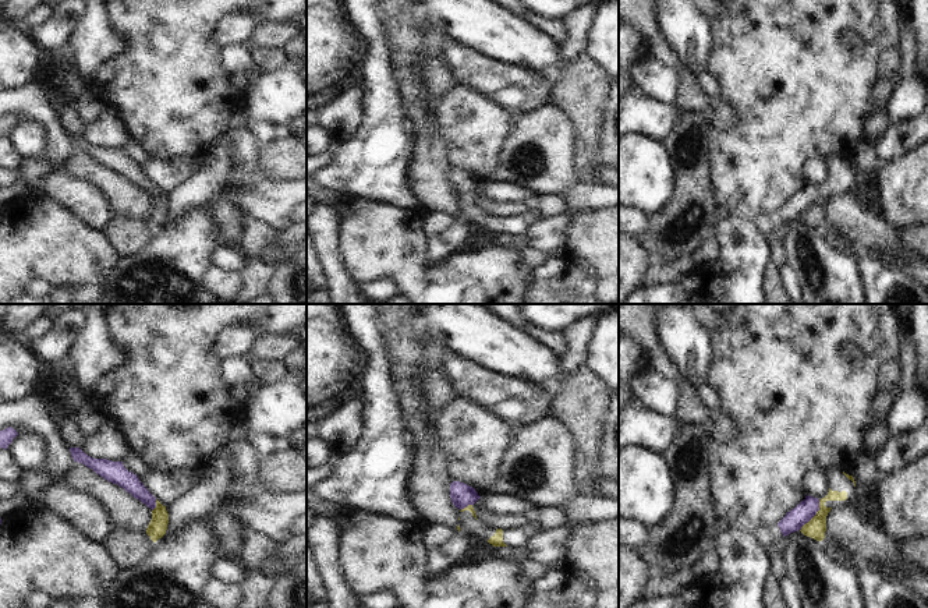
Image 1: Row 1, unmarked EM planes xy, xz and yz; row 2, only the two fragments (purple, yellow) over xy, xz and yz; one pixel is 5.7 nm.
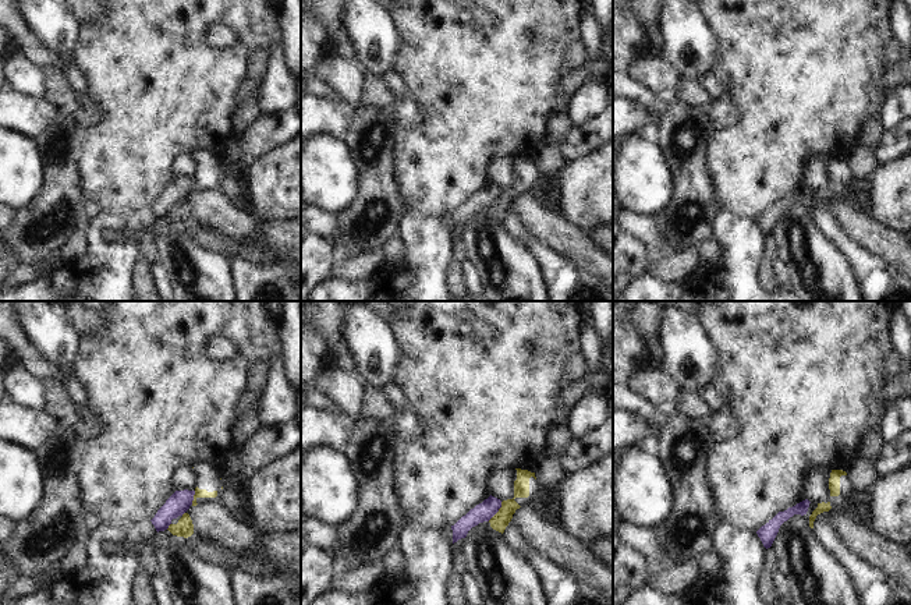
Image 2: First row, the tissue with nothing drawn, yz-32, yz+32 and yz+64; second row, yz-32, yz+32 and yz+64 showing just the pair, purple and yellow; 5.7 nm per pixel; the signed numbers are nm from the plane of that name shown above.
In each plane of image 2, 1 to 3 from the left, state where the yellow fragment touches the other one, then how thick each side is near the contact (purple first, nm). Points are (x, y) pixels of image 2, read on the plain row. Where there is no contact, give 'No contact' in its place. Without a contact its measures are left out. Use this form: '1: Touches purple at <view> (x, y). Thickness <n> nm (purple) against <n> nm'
1: Touches purple at yz-32 (192, 186). Thickness 120 nm (purple) against 50 nm
2: Touches purple at yz+32 (496, 200). Thickness 110 nm (purple) against 100 nm
3: No contact

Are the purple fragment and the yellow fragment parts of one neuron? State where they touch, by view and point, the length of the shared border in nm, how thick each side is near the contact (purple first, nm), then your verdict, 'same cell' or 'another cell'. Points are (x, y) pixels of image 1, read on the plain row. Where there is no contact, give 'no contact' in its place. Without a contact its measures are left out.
meets purple in yz at (814, 202); contact 220 nm long; 120 nm thick on the purple side, 120 nm on the other; another cell

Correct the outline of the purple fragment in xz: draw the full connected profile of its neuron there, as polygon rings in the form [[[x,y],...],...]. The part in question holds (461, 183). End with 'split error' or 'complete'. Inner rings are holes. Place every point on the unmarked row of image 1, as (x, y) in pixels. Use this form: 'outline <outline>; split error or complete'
outline [[[453,169],[450,172],[450,185],[453,192],[460,198],[468,192],[474,192],[478,187],[481,187],[475,176],[460,169]]]; complete

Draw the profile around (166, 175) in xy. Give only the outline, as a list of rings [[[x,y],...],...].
[[[146,158],[138,163],[144,174],[163,192],[169,194],[181,183],[187,181],[201,166],[199,158],[156,160]]]

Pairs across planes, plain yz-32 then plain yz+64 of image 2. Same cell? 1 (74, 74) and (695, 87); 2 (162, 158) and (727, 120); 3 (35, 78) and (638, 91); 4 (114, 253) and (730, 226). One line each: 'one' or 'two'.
1: two
2: two
3: two
4: one

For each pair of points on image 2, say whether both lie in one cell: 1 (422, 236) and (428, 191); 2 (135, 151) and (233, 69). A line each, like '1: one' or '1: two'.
1: two
2: one

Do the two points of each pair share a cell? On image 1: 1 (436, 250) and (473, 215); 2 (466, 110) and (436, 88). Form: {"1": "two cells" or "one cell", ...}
{"1": "two cells", "2": "two cells"}

